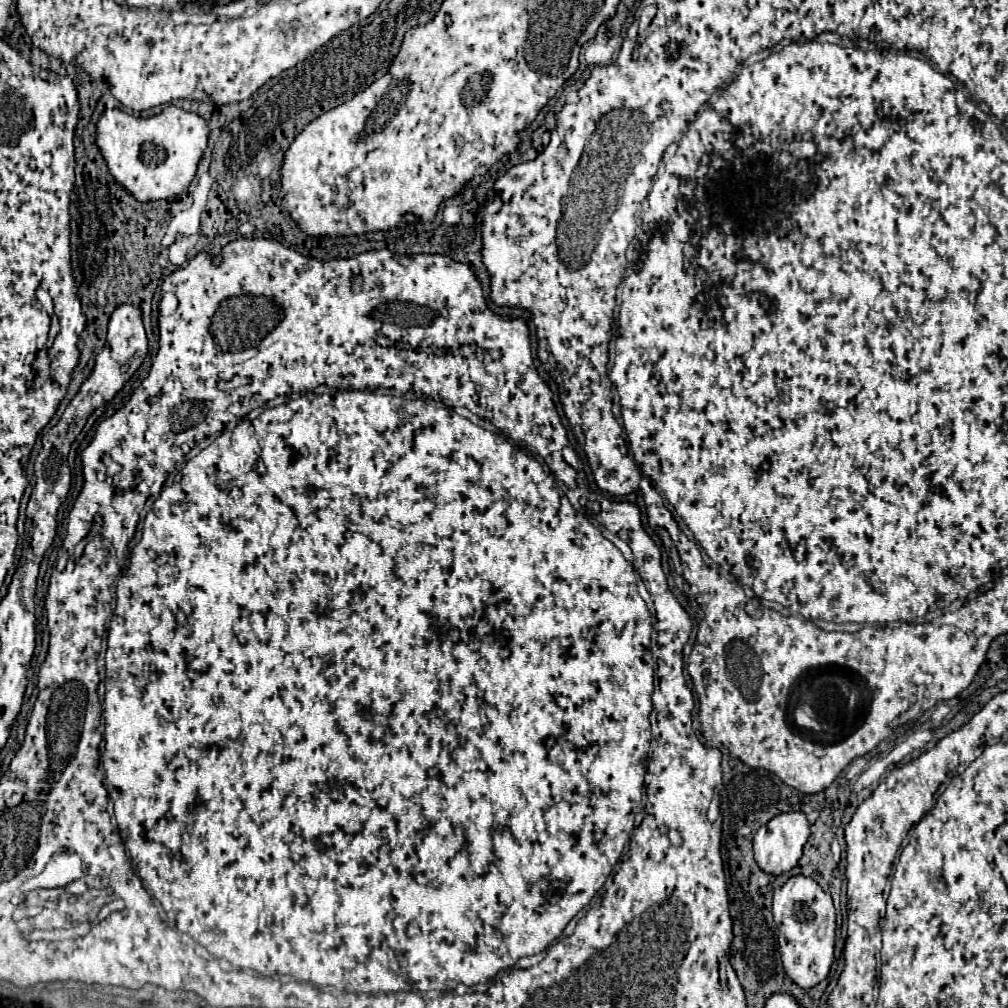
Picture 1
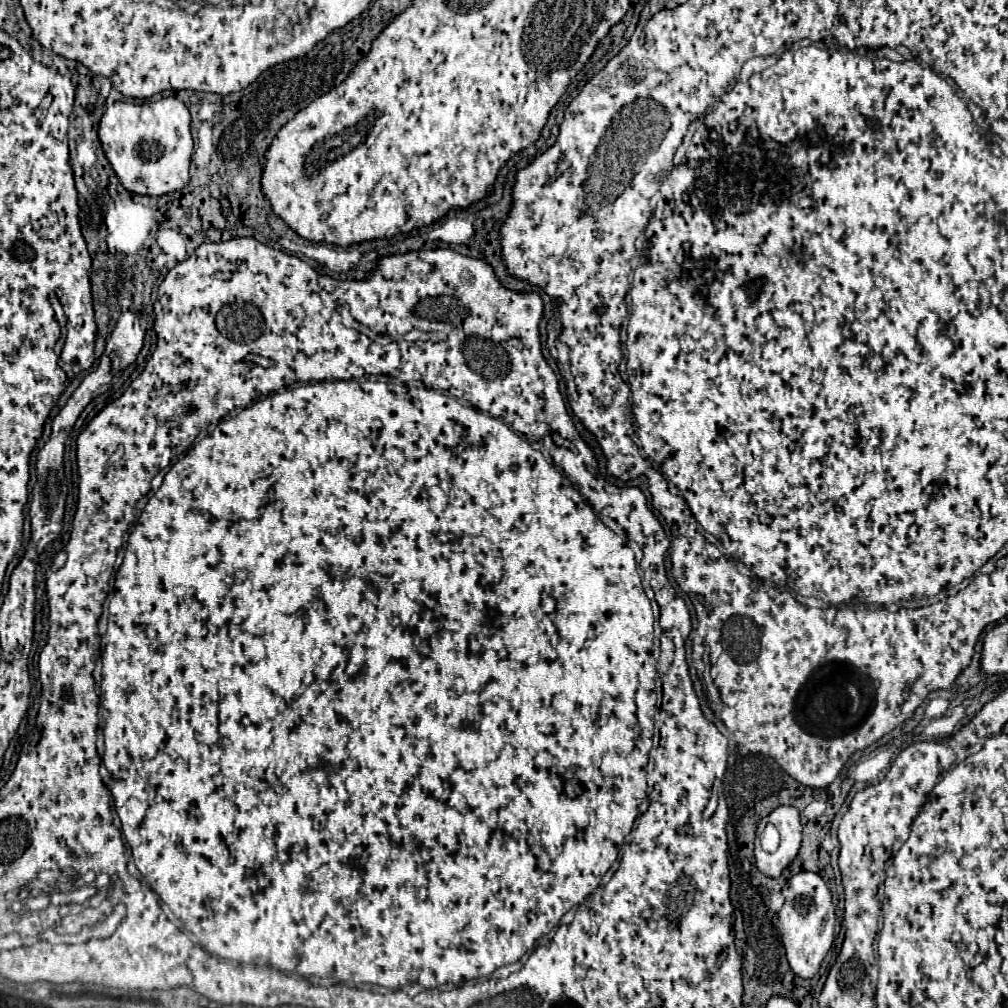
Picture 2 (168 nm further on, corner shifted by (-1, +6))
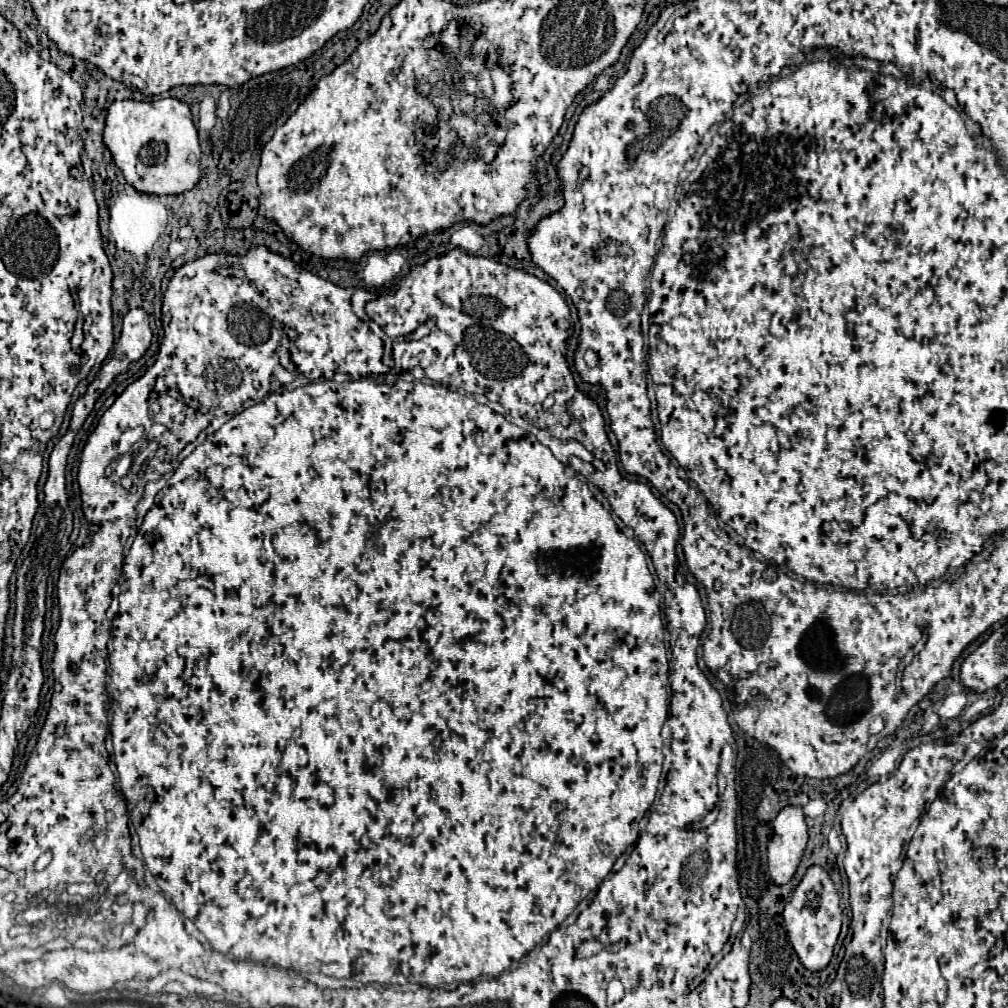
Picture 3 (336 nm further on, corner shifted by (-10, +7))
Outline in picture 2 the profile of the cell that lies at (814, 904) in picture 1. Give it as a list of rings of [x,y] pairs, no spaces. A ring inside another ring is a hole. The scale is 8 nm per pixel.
[[[801,871],[789,879],[783,887],[785,905],[777,913],[777,929],[787,951],[787,961],[795,975],[801,979],[811,979],[817,975],[821,961],[833,945],[833,927],[835,927],[835,907],[831,903],[831,891],[825,881],[811,871]]]

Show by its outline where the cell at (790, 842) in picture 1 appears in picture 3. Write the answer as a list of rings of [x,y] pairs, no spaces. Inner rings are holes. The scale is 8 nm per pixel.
[[[786,806],[774,818],[774,836],[768,842],[768,870],[776,884],[794,876],[808,842],[808,828],[800,806]]]

